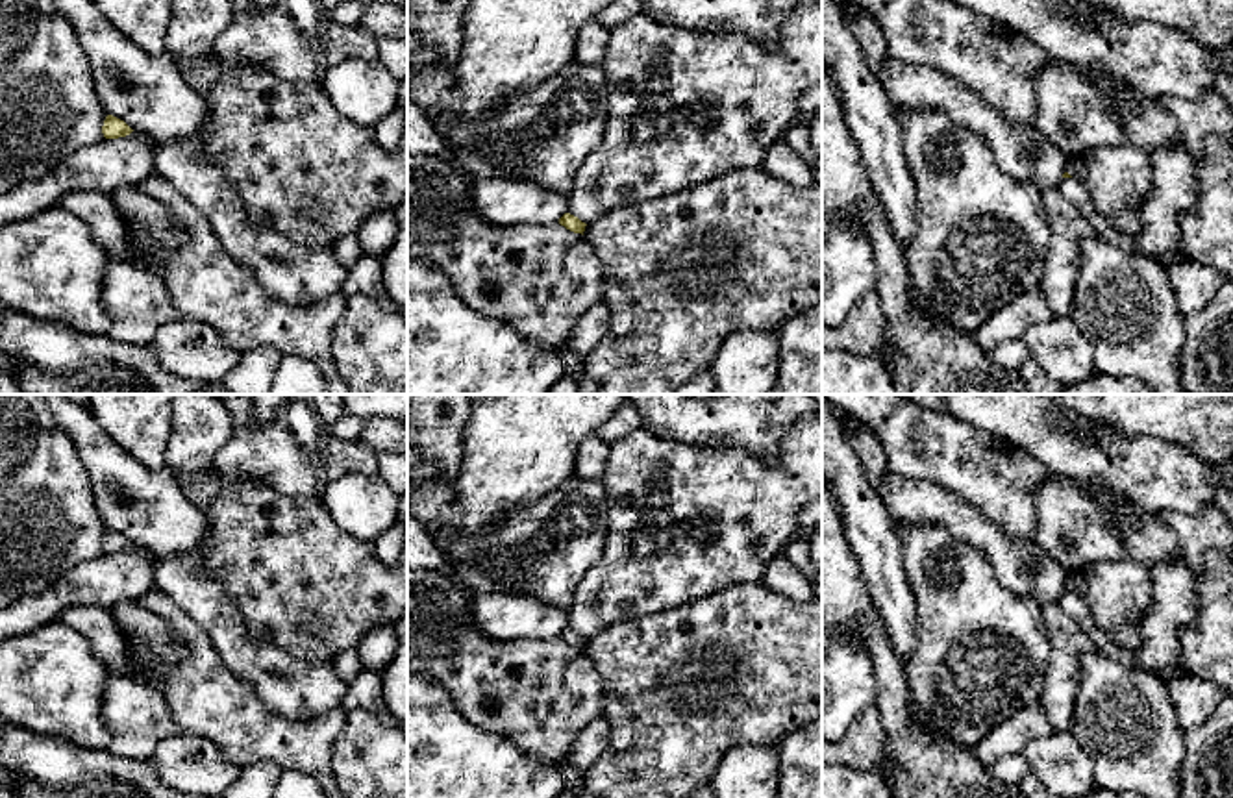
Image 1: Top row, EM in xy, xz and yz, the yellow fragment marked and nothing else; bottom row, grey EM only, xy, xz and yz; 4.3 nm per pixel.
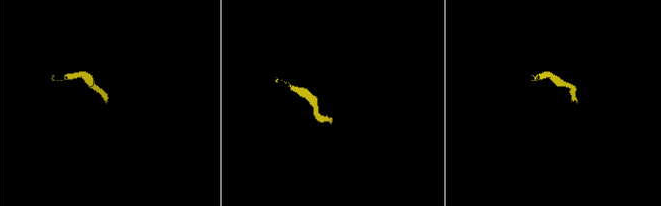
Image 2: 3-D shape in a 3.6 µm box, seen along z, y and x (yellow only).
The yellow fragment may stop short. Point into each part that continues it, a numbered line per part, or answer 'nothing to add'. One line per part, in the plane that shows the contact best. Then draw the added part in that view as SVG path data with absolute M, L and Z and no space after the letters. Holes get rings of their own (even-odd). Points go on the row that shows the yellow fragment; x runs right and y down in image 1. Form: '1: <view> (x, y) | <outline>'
1: yz (1074, 191) | M1063 178L1059 191L1092 224L1094 235L1103 237L1107 243L1129 254L1142 254L1133 237L1115 231L1113 226L1096 213L1094 206L1090 204L1089 191L1081 181L1076 178Z

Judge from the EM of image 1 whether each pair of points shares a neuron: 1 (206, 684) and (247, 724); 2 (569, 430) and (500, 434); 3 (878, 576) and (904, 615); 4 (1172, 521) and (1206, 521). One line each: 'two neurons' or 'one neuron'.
1: one neuron
2: one neuron
3: one neuron
4: one neuron

